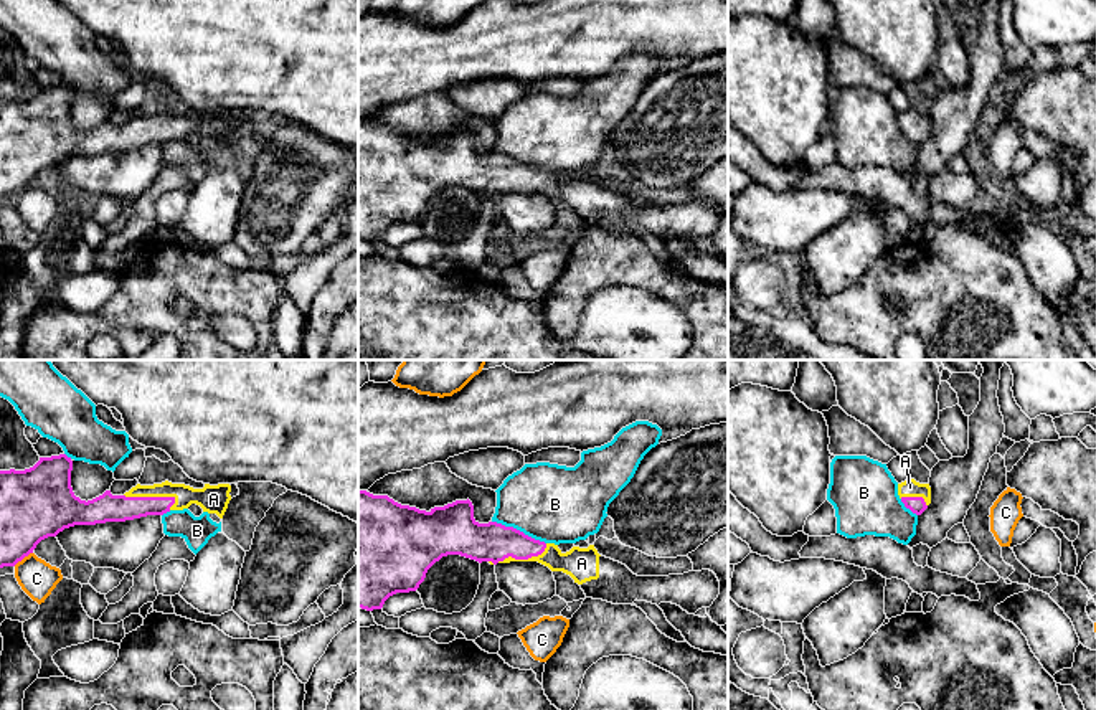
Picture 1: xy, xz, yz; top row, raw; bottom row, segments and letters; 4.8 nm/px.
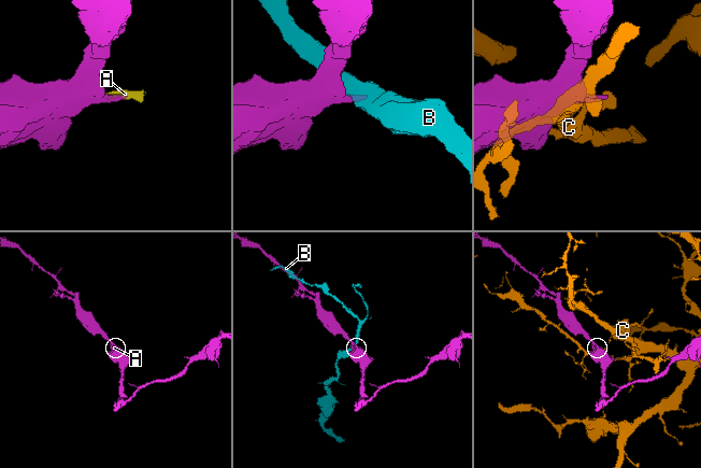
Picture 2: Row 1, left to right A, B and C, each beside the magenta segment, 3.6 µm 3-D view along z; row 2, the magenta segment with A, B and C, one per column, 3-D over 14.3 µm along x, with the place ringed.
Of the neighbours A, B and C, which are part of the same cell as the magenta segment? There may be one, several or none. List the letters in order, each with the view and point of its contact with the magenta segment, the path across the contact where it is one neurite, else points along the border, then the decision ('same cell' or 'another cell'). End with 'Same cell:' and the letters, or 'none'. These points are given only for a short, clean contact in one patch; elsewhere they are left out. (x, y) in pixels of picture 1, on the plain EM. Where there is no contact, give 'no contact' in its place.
A: meets magenta in xy at (151, 127); runs through xy (106, 137), (127, 137), (151, 127), (185, 126); same cell
B: meets magenta in xz at (519, 160); another cell
C: meets magenta in xy at (22, 189); another cell
Same cell: A

